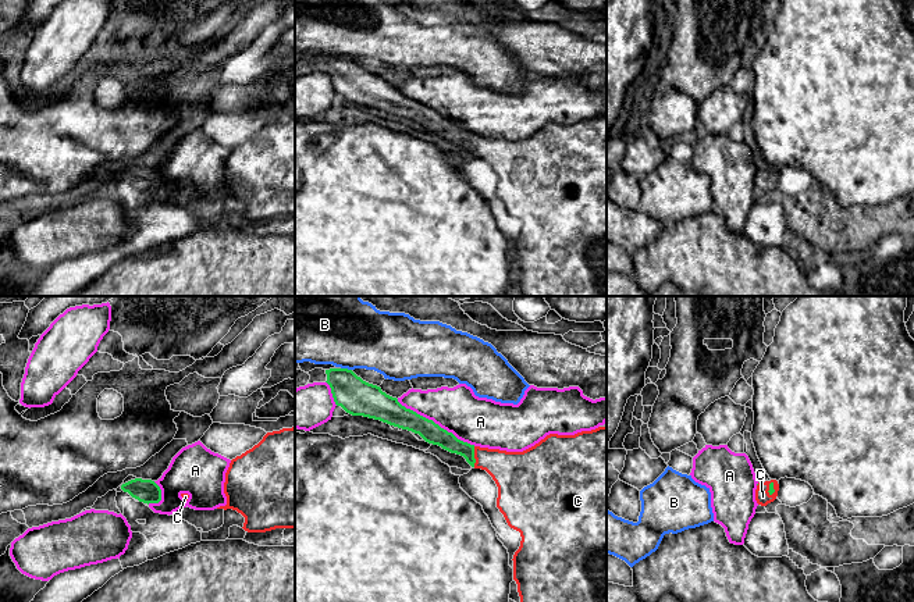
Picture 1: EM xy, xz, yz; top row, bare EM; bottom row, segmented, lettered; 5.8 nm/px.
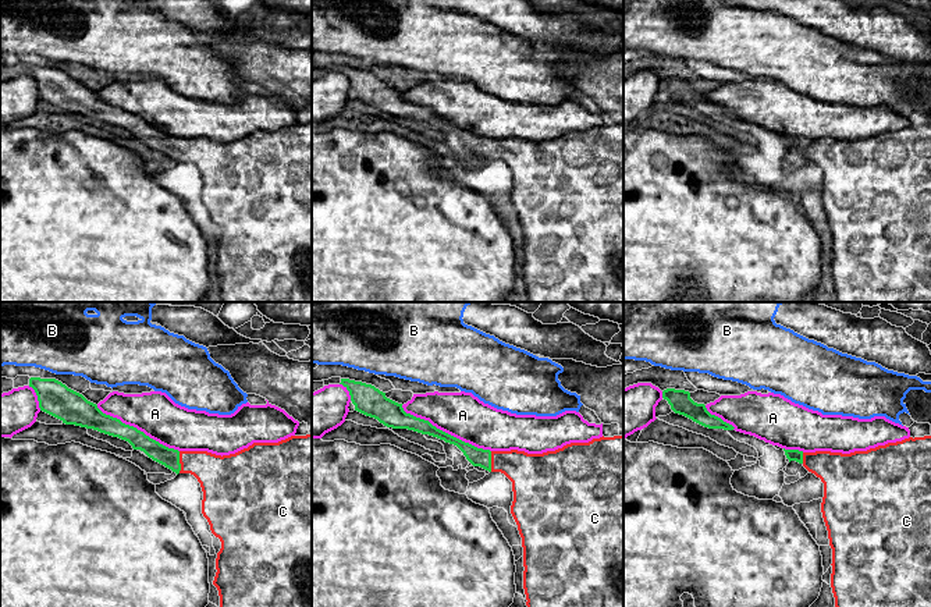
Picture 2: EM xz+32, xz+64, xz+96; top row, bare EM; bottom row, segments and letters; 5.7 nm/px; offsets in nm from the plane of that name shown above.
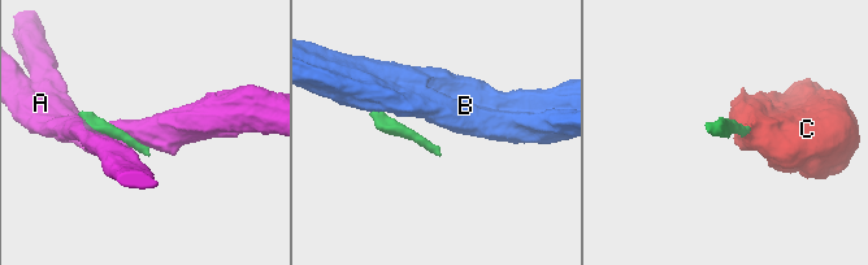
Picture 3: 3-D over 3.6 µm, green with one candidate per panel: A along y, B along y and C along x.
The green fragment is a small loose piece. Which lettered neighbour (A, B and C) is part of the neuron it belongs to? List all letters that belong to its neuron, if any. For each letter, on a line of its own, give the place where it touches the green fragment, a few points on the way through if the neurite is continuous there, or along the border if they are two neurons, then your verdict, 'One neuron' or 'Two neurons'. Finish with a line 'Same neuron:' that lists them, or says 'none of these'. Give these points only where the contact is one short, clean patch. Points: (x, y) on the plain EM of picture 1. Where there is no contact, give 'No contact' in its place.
A: Touches green at xz (434, 111). Two neurons
B: Touches green at xz (347, 57). Boundary: xz (341, 56), (351, 59). Two neurons
C: Touches green at xz (473, 145). Path across: xz (436, 124), (466, 138), (473, 145), (490, 148), (514, 160). One neuron
Same neuron: C

